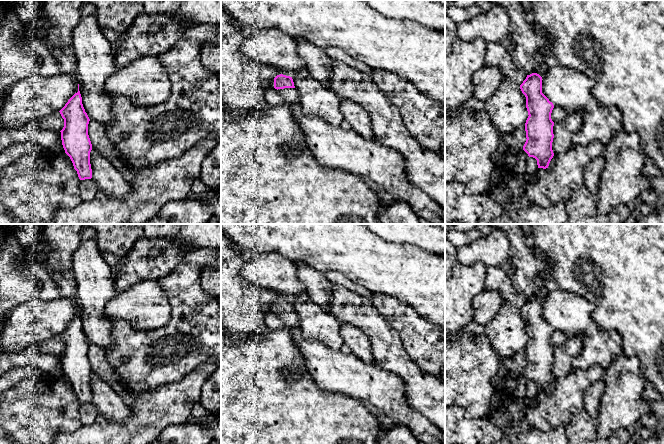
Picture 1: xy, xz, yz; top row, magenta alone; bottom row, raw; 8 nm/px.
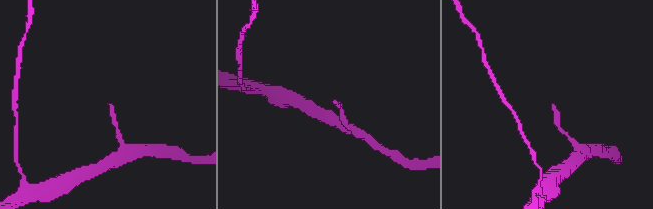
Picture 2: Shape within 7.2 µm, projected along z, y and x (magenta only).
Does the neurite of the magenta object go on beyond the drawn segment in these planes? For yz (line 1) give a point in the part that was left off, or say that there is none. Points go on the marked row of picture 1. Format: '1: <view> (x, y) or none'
1: yz (542, 62)

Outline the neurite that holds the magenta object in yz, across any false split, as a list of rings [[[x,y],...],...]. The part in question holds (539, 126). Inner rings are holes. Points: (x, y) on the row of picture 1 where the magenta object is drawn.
[[[544,54],[533,56],[537,64],[537,72],[527,75],[520,85],[526,97],[528,118],[525,123],[526,142],[523,150],[529,157],[537,160],[538,168],[546,169],[554,156],[552,142],[554,138],[551,113],[552,102],[542,93],[542,77],[549,67],[549,60]]]

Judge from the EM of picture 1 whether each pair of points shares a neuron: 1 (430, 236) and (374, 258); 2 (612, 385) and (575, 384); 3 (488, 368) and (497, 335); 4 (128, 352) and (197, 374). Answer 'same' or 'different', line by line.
1: different
2: different
3: different
4: different

